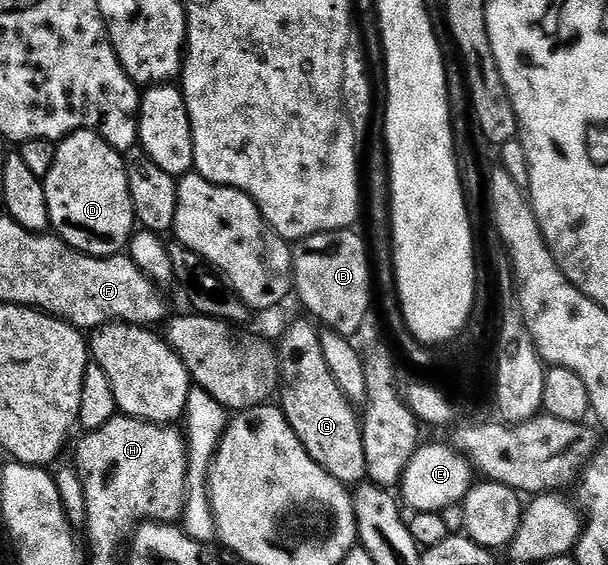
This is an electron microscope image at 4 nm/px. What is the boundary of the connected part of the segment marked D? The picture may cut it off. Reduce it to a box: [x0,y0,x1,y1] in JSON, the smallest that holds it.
[43,131,135,255]

